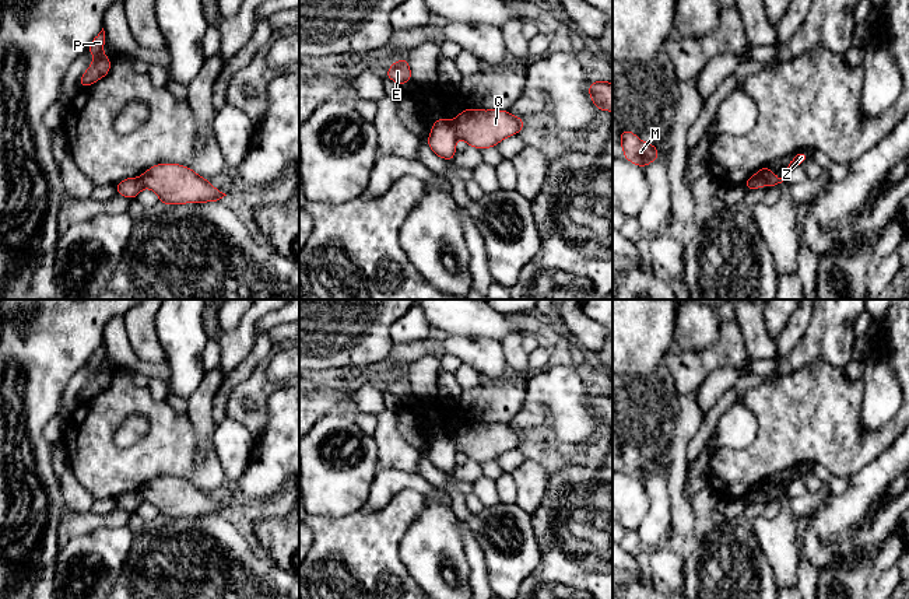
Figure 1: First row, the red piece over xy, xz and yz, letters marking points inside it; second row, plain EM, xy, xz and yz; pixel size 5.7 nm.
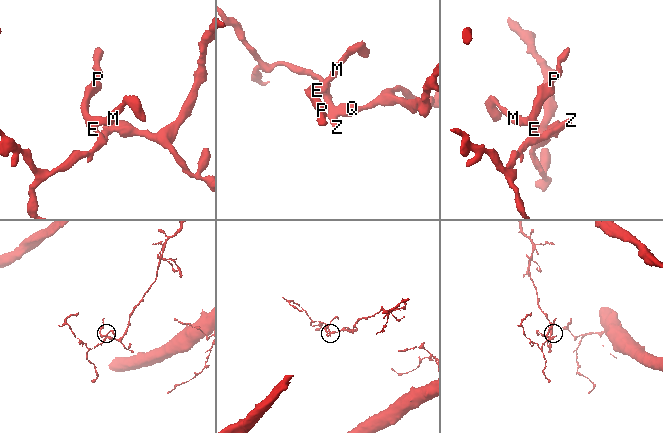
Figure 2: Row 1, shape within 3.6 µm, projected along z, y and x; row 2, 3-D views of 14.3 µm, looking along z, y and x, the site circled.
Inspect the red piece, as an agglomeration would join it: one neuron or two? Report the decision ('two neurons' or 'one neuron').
two neurons

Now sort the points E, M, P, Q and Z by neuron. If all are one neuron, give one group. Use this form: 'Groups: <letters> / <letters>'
Groups: E M P Z / Q

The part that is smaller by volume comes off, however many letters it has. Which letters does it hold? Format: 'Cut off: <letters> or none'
Cut off: E, M, P, Z

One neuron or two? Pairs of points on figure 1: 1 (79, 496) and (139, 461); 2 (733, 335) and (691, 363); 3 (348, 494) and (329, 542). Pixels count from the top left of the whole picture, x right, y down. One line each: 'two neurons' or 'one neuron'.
1: two neurons
2: one neuron
3: two neurons

